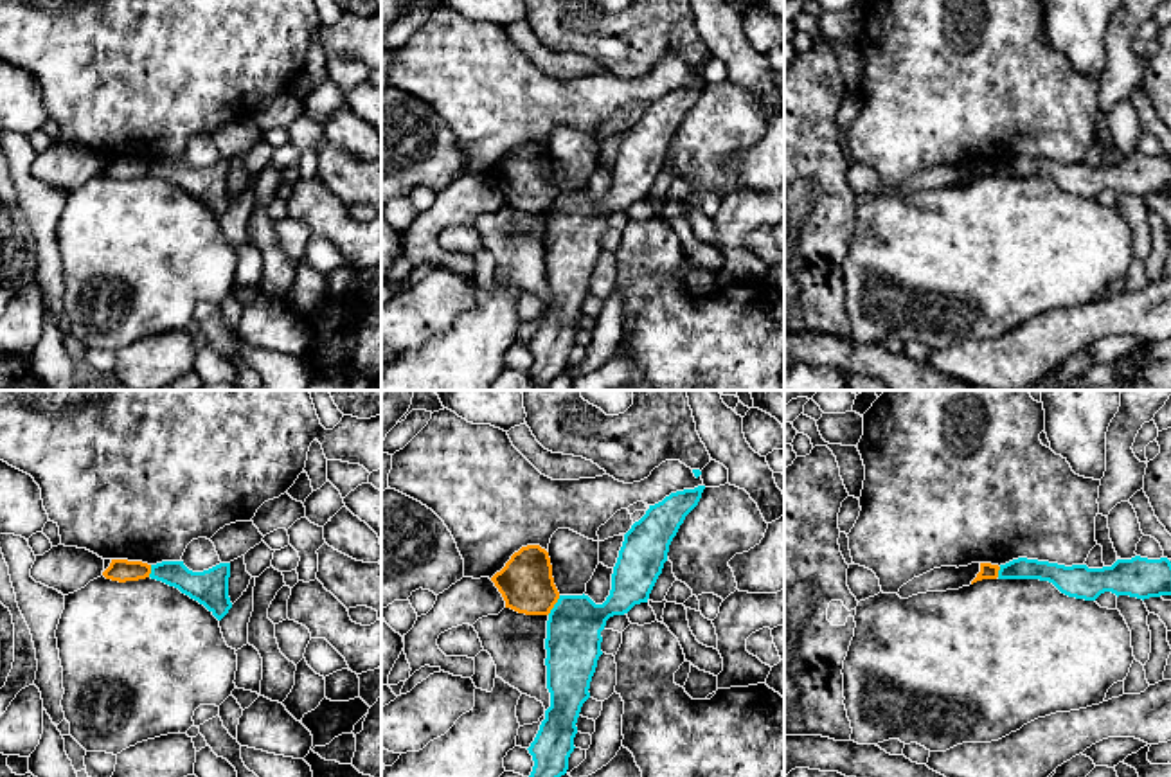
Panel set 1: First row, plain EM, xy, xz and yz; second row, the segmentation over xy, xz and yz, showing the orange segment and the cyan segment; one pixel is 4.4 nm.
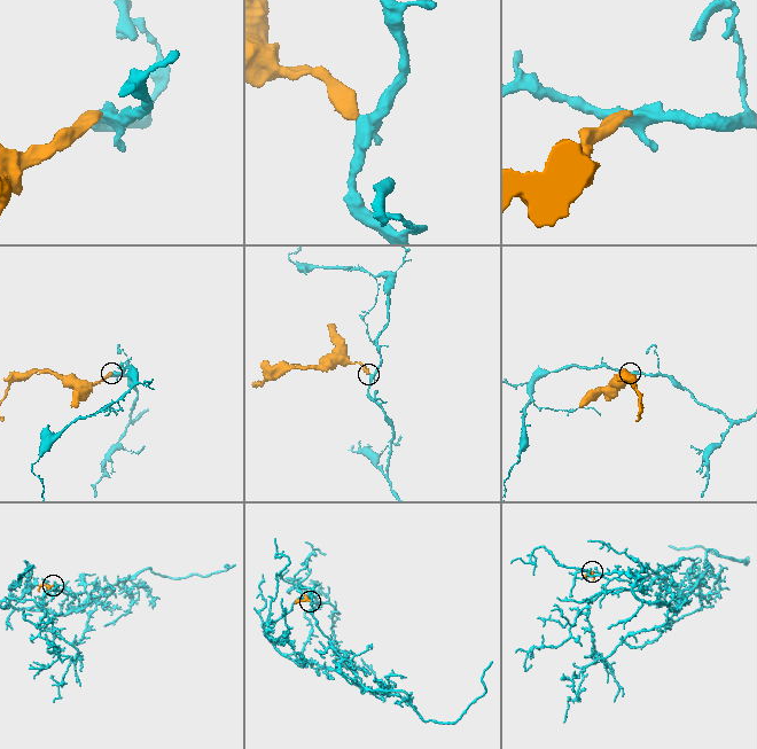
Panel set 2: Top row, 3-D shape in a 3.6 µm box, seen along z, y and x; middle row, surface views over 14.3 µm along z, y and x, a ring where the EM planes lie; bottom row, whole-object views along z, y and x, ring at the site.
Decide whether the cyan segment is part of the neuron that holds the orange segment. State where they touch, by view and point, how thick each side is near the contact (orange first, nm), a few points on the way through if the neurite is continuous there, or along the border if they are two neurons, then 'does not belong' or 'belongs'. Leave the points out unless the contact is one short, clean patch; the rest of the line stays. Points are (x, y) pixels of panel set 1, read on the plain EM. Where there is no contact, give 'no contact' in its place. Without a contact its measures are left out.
xz (554, 200) | 240/240 nm | along xz (560, 193), (547, 211) | does not belong

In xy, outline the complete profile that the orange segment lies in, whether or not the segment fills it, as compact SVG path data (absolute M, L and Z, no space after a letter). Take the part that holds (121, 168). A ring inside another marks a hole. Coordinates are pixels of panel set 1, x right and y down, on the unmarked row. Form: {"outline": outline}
{"outline": "M112 156L110 164L103 169L106 176L119 180L146 176L149 171L151 162L128 156Z"}

